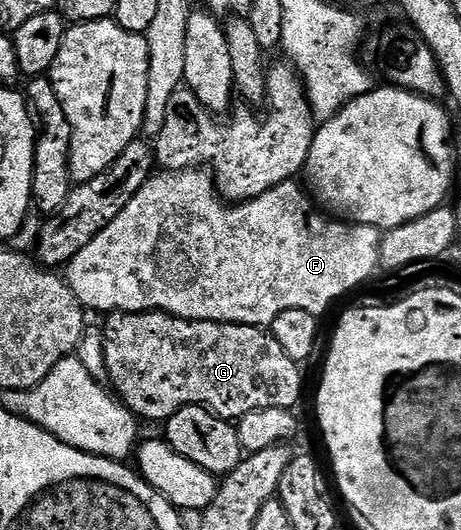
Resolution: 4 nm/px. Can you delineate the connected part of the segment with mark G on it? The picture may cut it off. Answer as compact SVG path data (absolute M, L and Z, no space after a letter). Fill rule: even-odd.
M116 312L109 318L112 318L108 322L112 331L107 331L104 339L104 364L108 368L108 378L116 385L115 393L118 395L119 401L127 406L133 415L139 416L141 419L144 417L167 420L184 406L202 406L219 414L222 418L239 420L255 410L265 410L266 408L292 410L295 402L300 398L300 389L304 386L303 380L300 379L301 367L294 360L290 360L290 356L286 356L286 352L282 352L282 344L278 344L278 340L274 340L274 336L267 329L258 326L239 326L233 322L192 322L189 318L176 318L173 314L159 312L142 314Z

